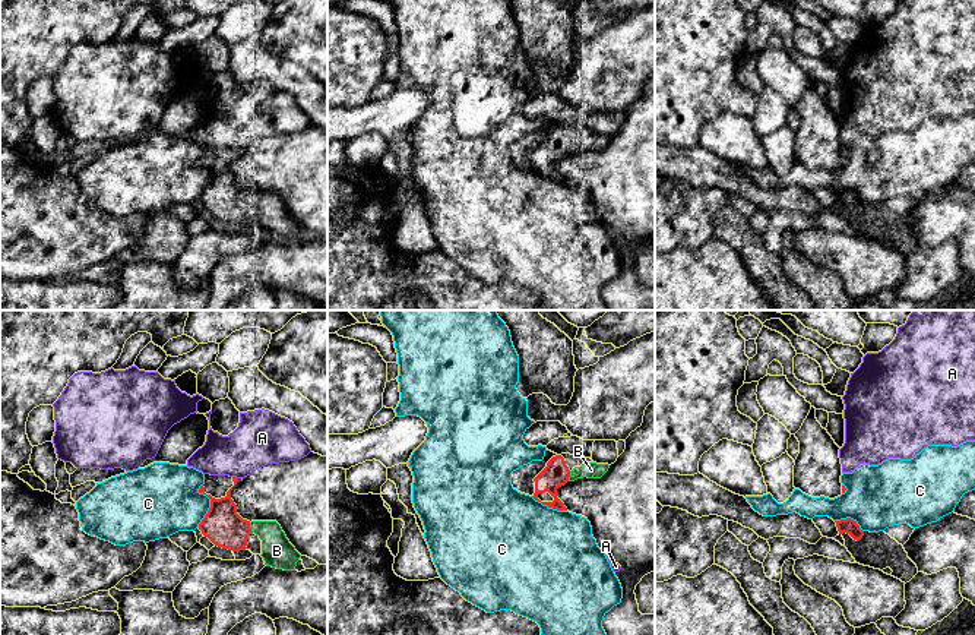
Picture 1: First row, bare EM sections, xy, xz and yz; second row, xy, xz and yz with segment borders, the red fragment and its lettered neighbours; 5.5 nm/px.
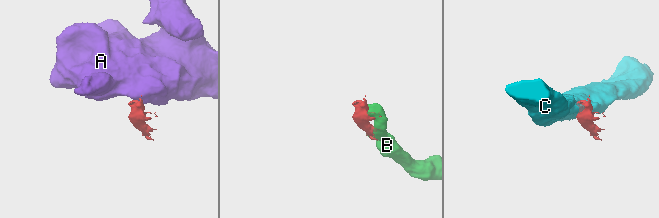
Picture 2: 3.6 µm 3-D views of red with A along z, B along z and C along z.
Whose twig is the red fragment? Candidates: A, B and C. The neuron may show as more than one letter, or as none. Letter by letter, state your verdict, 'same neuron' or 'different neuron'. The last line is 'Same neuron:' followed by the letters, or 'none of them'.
A: different neuron
B: same neuron
C: different neuron
Same neuron: B

